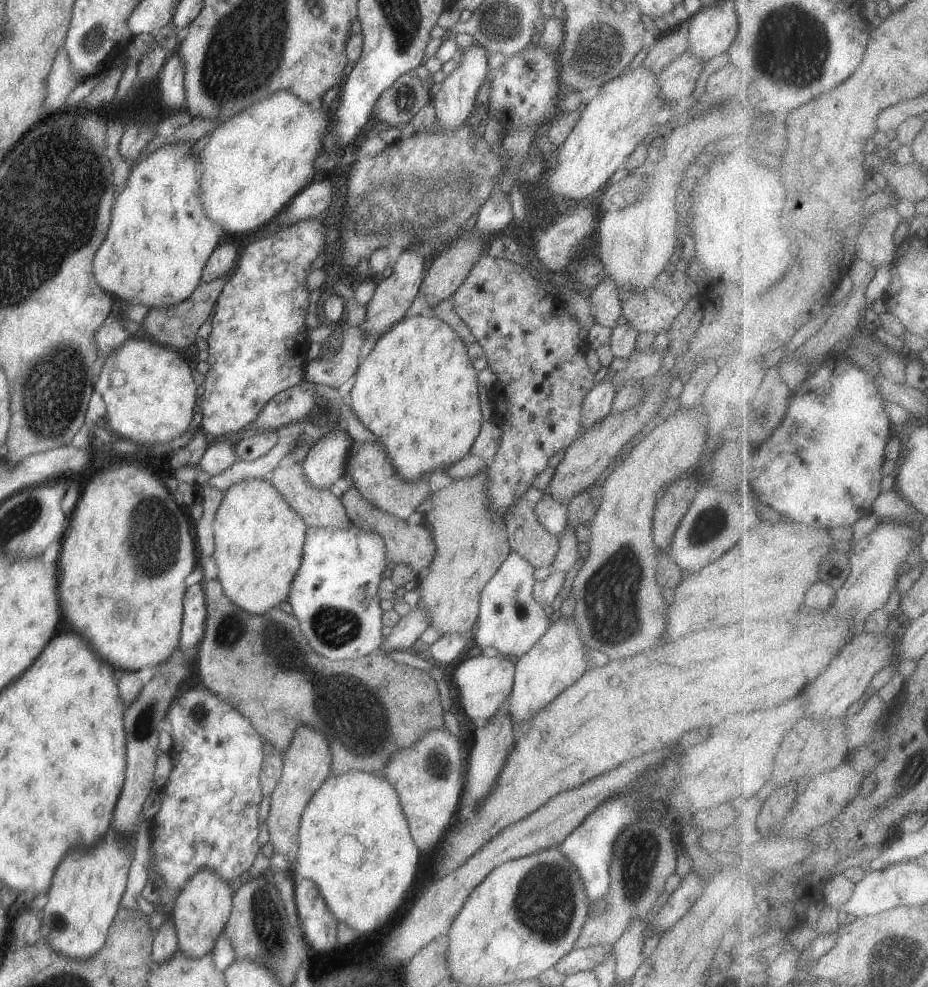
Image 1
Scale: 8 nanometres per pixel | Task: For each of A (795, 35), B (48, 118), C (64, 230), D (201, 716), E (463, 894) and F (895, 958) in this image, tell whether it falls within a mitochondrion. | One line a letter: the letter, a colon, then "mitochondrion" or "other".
A: mitochondrion
B: other
C: mitochondrion
D: mitochondrion
E: other
F: mitochondrion

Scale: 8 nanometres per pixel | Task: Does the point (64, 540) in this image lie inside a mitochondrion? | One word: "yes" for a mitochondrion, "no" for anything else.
no

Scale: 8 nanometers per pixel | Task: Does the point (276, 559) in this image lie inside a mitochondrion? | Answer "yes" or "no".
no

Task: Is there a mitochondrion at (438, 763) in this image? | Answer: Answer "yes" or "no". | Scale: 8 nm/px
yes

